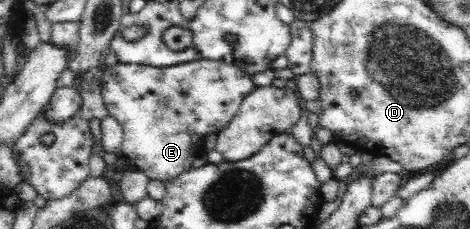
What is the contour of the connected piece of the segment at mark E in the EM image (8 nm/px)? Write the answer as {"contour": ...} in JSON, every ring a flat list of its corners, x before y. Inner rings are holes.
{"contour":[[204,59,162,68,118,62,105,68,101,86,105,107,123,128,122,158,126,158,131,167,145,172,148,178,165,183,191,169,192,160,205,153,201,150,202,138,228,126,244,98,257,88,251,75,239,66]]}

